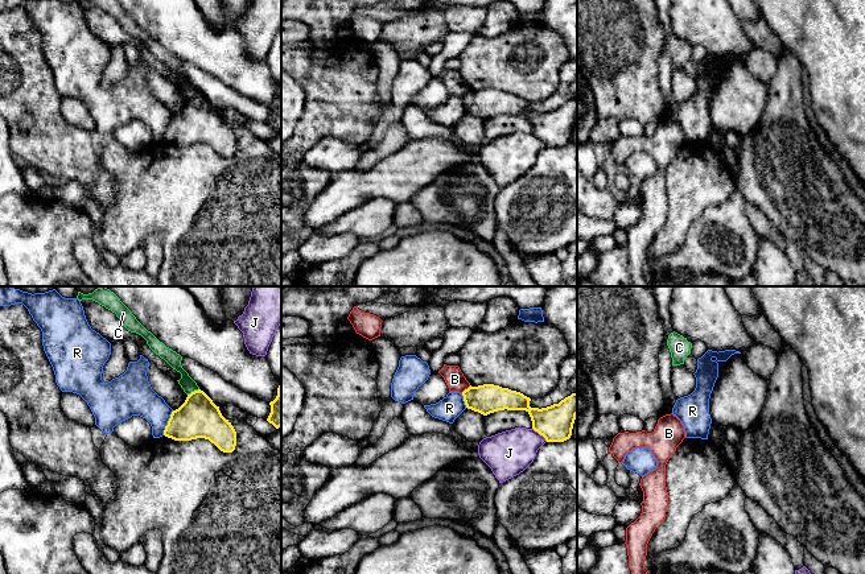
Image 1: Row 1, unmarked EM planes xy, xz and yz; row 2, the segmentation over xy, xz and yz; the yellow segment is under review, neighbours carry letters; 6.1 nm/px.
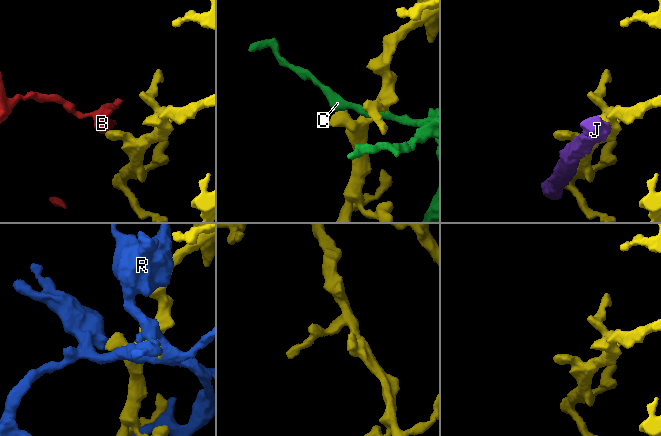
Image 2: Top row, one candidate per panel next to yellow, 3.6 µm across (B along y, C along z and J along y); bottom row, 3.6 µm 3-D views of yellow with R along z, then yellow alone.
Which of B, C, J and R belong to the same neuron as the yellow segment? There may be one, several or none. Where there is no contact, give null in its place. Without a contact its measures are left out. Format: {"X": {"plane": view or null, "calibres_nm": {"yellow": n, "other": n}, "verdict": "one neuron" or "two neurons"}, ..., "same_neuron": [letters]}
{"B": {"plane": "xz", "calibres_nm": {"yellow": 180, "other": 120}, "verdict": "two neurons"}, "C": {"plane": "xy", "calibres_nm": {"yellow": 260, "other": 90}, "verdict": "two neurons"}, "J": {"plane": "xz", "calibres_nm": {"yellow": 220, "other": 280}, "verdict": "two neurons"}, "R": {"plane": "xy", "calibres_nm": {"yellow": 260, "other": 220}, "verdict": "two neurons"}, "same_neuron": []}

